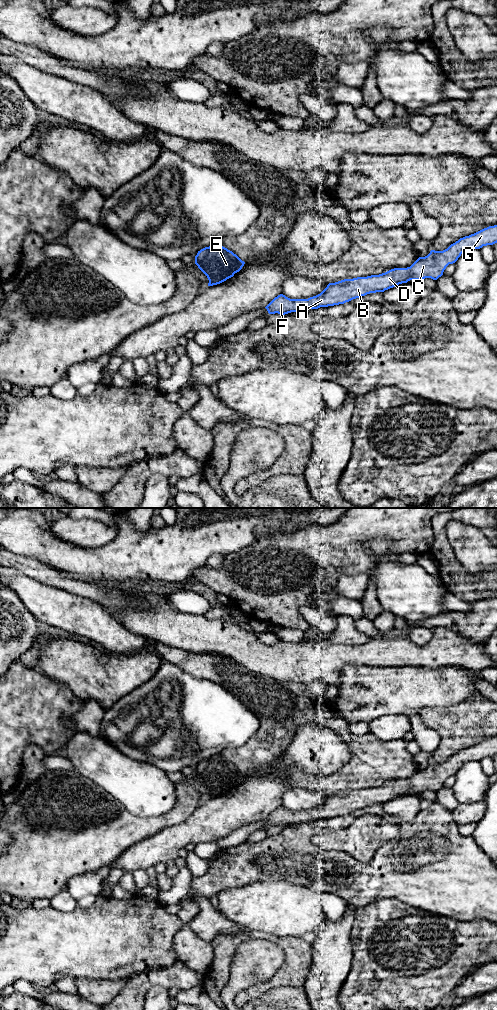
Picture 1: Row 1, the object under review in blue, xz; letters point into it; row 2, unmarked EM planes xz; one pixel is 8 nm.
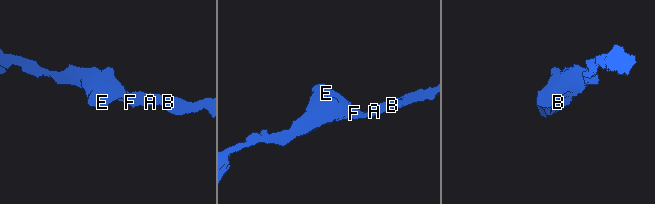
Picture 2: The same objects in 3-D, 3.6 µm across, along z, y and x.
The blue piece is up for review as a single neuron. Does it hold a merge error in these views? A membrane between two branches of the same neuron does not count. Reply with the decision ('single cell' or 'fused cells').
single cell

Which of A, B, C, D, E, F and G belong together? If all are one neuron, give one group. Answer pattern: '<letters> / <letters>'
A B C D E F G

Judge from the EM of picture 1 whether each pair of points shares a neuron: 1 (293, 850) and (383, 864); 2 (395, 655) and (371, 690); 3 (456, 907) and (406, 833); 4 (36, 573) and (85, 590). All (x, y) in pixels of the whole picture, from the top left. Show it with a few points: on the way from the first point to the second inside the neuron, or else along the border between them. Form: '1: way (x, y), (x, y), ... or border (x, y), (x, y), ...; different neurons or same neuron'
1: way (315, 866), (325, 869), (361, 869); same neuron
2: border (364, 664), (411, 666); different neurons
3: way (456, 878), (456, 843), (440, 826), (435, 826); same neuron
4: way (48, 577), (56, 582), (73, 585); same neuron

